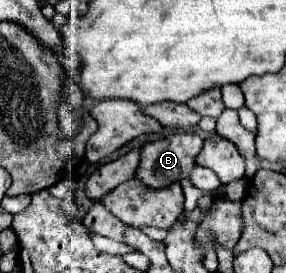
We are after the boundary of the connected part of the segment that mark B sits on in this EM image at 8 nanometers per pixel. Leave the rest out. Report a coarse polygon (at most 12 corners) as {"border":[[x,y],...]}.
{"border":[[173,133],[145,143],[137,177],[161,189],[189,177],[205,141]]}

